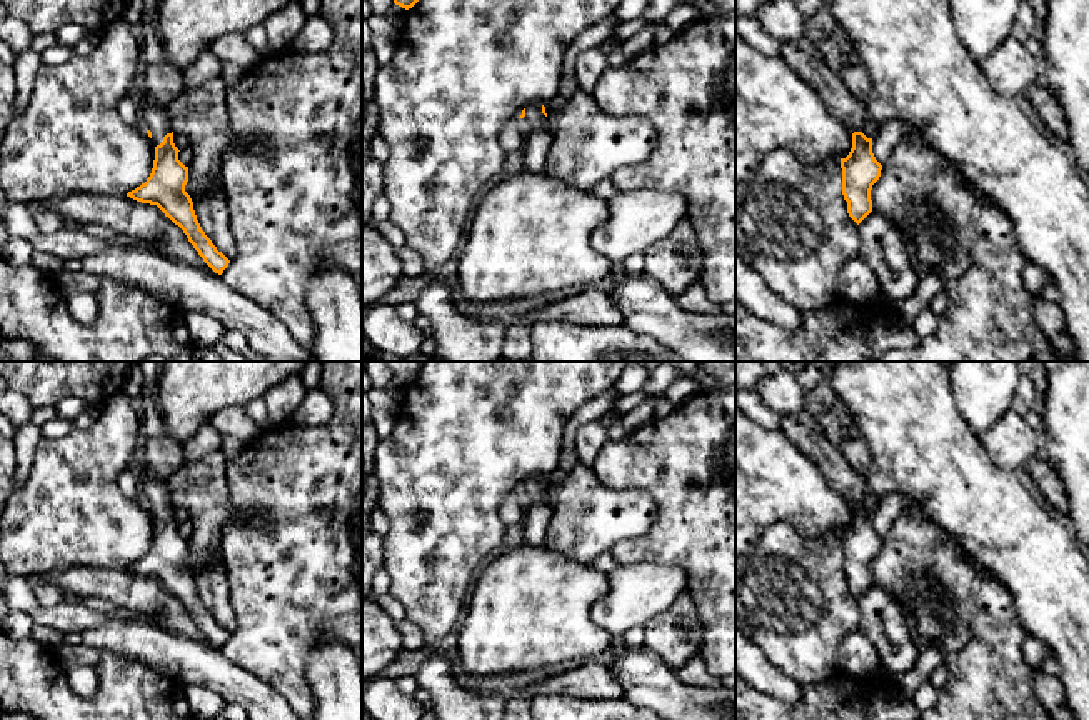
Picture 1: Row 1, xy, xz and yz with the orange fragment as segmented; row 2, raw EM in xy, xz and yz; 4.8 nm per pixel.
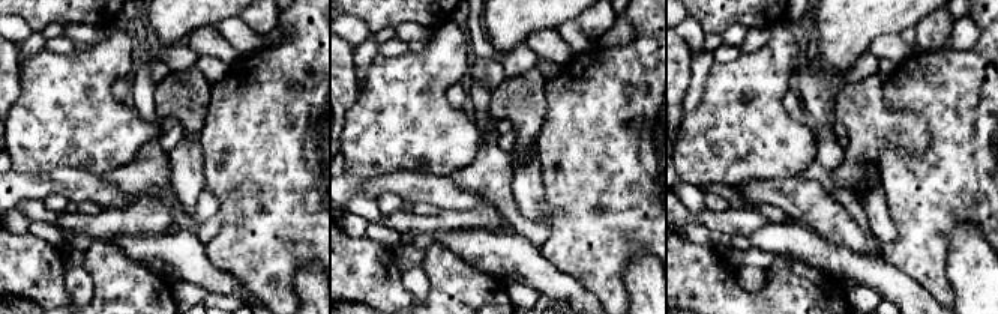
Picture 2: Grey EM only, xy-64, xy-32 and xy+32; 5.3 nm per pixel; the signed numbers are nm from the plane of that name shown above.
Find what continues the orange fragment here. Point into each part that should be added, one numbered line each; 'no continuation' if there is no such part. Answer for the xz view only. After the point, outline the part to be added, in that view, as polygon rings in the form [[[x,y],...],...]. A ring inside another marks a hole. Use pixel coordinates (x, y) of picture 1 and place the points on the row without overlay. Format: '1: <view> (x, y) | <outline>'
1: xz (534, 492) | [[[530,478],[525,482],[525,490],[522,492],[525,505],[544,503],[549,498],[547,490],[542,487],[542,480]]]

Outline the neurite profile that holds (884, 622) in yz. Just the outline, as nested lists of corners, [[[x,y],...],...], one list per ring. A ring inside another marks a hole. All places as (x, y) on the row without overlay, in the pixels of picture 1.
[[[872,583],[859,597],[859,628],[876,647],[882,668],[891,678],[907,673],[919,655],[909,617],[892,593]]]

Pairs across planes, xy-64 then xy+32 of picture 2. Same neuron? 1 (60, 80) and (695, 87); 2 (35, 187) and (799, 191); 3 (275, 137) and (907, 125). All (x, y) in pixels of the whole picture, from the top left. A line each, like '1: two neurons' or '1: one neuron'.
1: two neurons
2: one neuron
3: two neurons

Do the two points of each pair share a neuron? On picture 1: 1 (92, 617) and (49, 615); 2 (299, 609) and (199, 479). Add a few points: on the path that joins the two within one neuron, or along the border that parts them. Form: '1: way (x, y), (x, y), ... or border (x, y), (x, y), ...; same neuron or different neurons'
1: way (82, 617), (59, 617); same neuron
2: border (229, 482), (237, 515), (225, 529), (220, 559); different neurons

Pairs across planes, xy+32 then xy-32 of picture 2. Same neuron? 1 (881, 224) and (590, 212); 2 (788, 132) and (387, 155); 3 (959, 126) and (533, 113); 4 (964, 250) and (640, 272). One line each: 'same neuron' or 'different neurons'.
1: different neurons
2: same neuron
3: different neurons
4: same neuron

